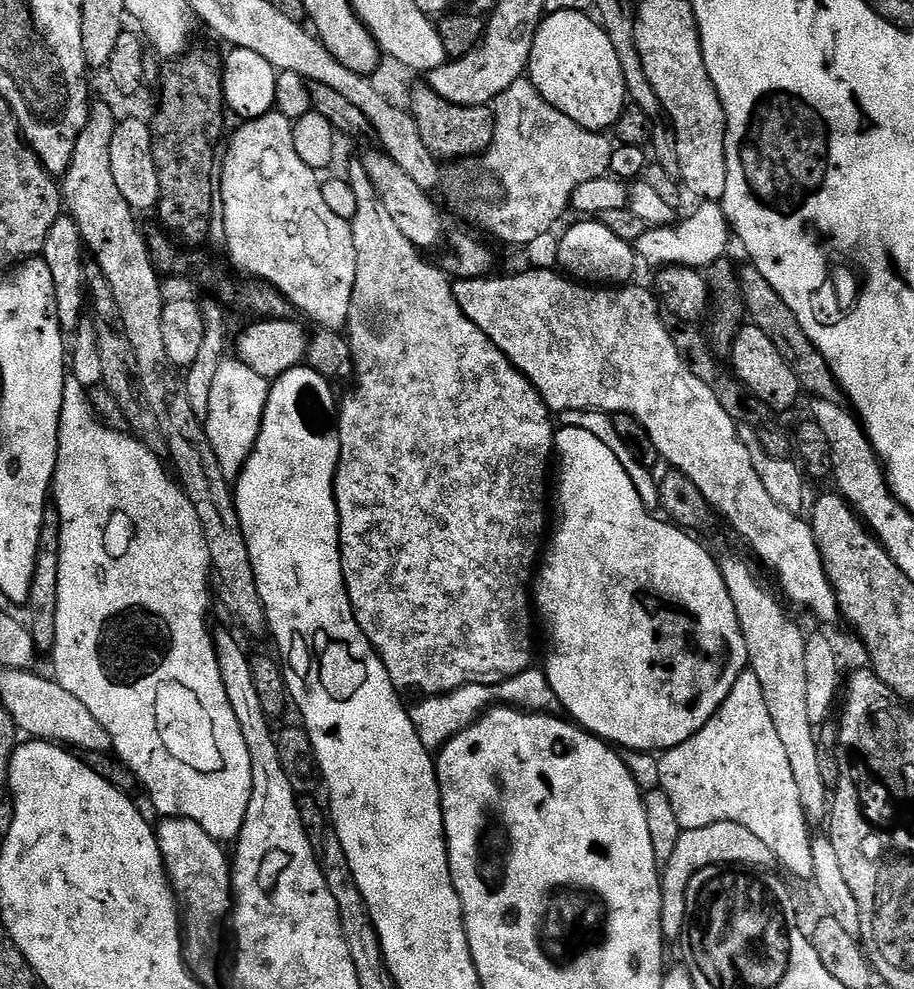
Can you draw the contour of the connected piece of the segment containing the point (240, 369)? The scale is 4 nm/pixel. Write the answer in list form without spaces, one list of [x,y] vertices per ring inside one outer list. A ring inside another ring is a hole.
[[[225,358],[218,366],[212,393],[206,398],[208,416],[206,412],[204,432],[210,438],[210,446],[214,446],[214,454],[218,454],[218,466],[222,466],[222,474],[226,474],[229,482],[239,479],[260,439],[269,391],[270,381],[262,378],[262,374],[254,374],[254,370],[238,358]]]

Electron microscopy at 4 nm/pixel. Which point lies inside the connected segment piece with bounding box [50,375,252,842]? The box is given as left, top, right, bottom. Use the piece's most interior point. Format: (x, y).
(132, 641)

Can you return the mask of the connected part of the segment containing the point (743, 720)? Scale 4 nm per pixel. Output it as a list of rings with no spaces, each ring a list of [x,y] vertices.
[[[746,670],[738,678],[734,690],[728,696],[726,702],[714,714],[714,718],[698,734],[691,736],[686,742],[667,749],[660,760],[660,784],[659,787],[670,798],[670,806],[674,806],[674,814],[678,814],[678,822],[683,831],[698,830],[702,826],[714,826],[714,822],[738,822],[738,826],[746,826],[757,838],[762,838],[766,846],[770,846],[772,853],[780,866],[784,866],[792,875],[800,880],[811,881],[814,877],[814,850],[812,849],[813,829],[810,830],[808,815],[802,806],[802,797],[798,795],[798,782],[794,782],[794,770],[790,770],[790,758],[786,758],[786,749],[782,746],[782,738],[778,738],[778,729],[774,727],[774,718],[770,716],[770,706],[766,702],[766,694],[762,692],[762,682],[758,682],[758,674]]]

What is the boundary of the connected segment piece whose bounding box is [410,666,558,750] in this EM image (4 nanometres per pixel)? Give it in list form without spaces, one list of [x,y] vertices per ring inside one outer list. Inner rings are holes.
[[[540,666],[522,670],[516,676],[509,676],[501,684],[467,684],[458,690],[447,692],[444,696],[424,696],[417,700],[420,701],[410,708],[414,730],[418,730],[418,738],[422,738],[422,746],[426,746],[429,750],[443,748],[446,741],[469,728],[493,705],[515,706],[521,710],[527,709],[529,712],[548,714],[558,704],[556,694],[548,681],[548,675]]]

